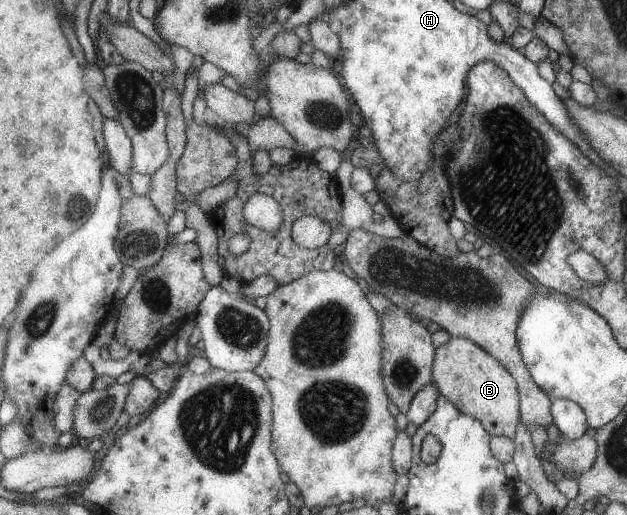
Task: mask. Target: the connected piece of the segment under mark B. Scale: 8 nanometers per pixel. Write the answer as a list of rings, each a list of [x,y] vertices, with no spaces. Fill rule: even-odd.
[[[450,338],[436,349],[435,367],[431,374],[440,393],[465,414],[483,422],[489,434],[514,439],[522,398],[516,389],[516,377],[494,355],[466,338]]]

